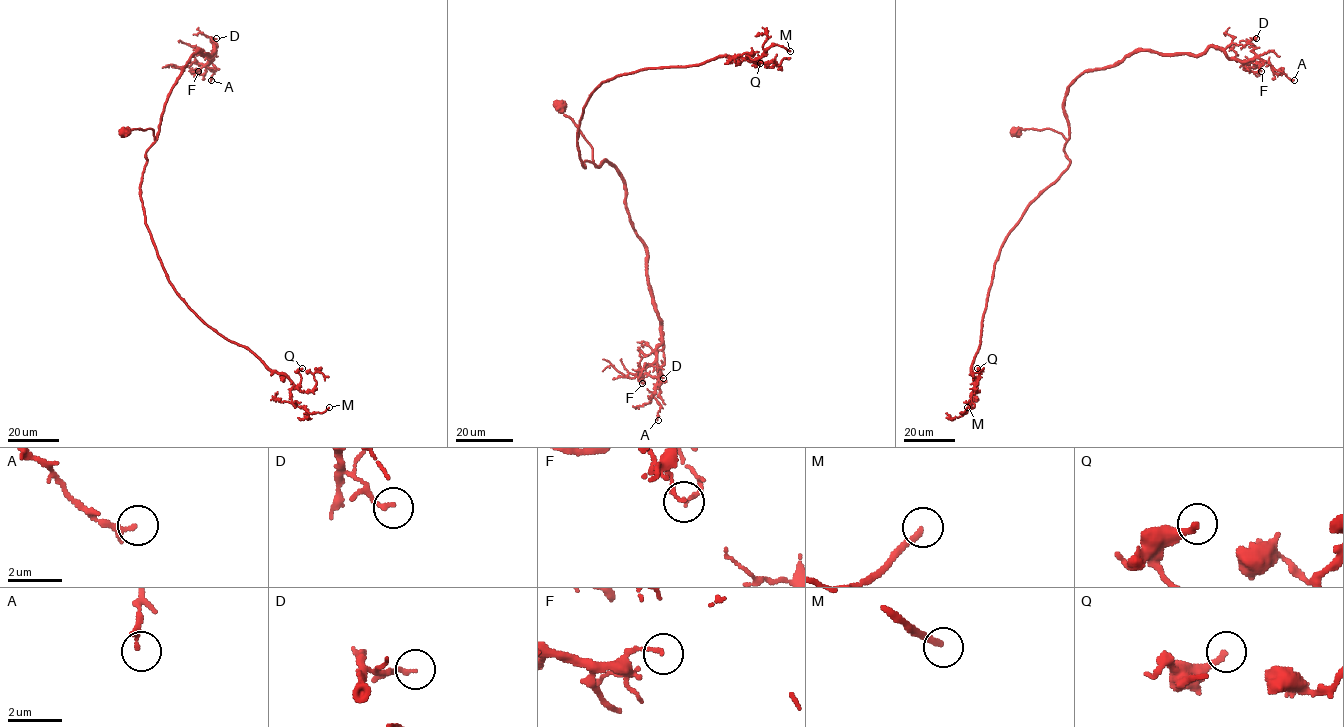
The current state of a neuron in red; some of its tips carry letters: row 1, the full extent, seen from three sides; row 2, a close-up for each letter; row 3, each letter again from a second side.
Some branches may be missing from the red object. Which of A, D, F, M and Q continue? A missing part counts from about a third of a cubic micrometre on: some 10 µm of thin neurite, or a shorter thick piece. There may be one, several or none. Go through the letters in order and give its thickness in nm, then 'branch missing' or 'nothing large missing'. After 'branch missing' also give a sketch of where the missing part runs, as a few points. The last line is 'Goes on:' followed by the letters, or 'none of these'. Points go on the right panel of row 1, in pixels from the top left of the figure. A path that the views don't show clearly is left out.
A: 220 nm | nothing large missing
D: 160 nm | nothing large missing
F: 130 nm | nothing large missing
M: 240 nm | branch missing | (967, 407), (971, 399), (971, 386), (968, 399), (958, 410), (956, 404), (959, 400)
Q: 240 nm | nothing large missing
Goes on: M

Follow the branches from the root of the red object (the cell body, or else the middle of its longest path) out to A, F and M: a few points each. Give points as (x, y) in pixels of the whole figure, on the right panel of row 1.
A: (1015, 132), (1050, 129), (1067, 139), (1069, 85), (1140, 50), (1219, 47), (1294, 80)
F: (1015, 132), (1050, 129), (1067, 139), (1069, 85), (1140, 50), (1198, 55), (1219, 47), (1245, 70), (1261, 71)
M: (1015, 132), (1060, 132), (1070, 164), (1030, 204), (1001, 248), (972, 364), (974, 406), (962, 413), (967, 407)

